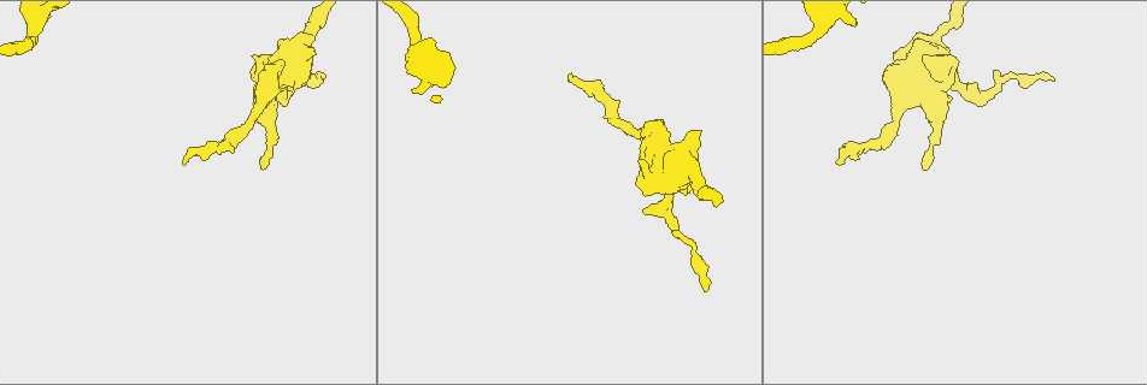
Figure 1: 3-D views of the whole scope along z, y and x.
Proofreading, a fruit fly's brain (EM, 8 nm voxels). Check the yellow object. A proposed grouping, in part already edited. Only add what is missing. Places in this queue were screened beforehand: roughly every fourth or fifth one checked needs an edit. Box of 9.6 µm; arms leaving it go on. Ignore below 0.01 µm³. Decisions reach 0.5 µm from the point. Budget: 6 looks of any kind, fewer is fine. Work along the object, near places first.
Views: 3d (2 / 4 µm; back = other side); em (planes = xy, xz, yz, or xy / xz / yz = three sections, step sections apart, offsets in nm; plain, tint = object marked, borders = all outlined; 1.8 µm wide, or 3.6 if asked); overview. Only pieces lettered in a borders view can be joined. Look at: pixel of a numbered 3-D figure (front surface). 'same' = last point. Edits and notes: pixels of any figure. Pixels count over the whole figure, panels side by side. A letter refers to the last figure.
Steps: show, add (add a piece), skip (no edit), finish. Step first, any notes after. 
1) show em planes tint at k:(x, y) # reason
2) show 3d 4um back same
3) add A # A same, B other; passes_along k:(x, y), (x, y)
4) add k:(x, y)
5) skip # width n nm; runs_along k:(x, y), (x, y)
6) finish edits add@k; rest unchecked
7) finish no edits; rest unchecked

show 3d 2um at 1:(321, 77) # an open end

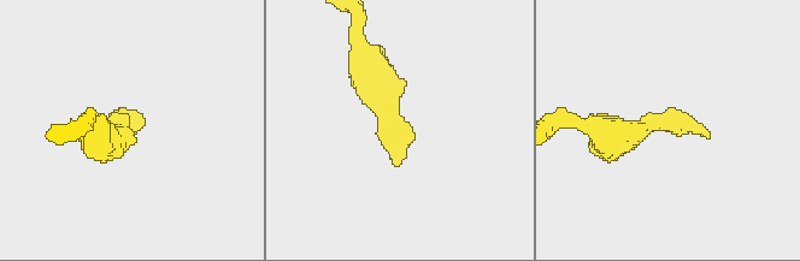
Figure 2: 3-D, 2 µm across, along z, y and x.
show em 3.6um planes borders at 2:(394, 166)

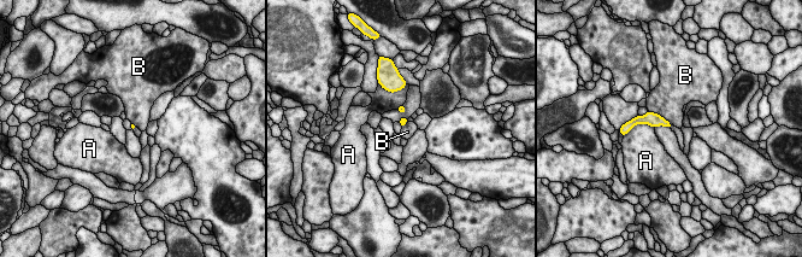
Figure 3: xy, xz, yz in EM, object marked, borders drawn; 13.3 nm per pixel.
skip # A other, B other; none of them fits

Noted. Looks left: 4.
show 3d 4um back at 1:(414, 90) # an open end

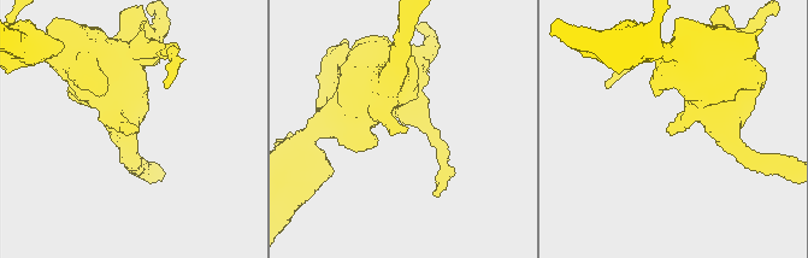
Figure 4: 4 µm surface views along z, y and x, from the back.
show em xy step 4 borders at 4:(671, 130) # shape alone is not enough

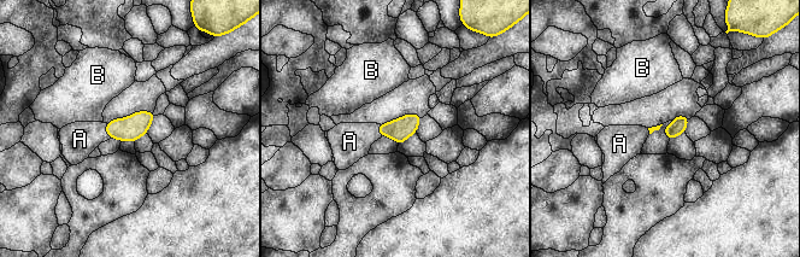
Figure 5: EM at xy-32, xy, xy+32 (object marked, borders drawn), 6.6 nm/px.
show em planes borders same

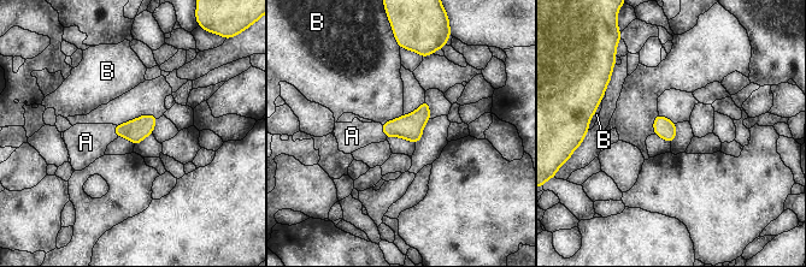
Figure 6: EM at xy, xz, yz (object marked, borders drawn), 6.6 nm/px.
add A # width 140 nm; A same, B other; passes_along 6:(410, 126), (383, 132), (352, 136); it goes on there

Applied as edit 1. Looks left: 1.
finish edits add@6; rest unchecked

